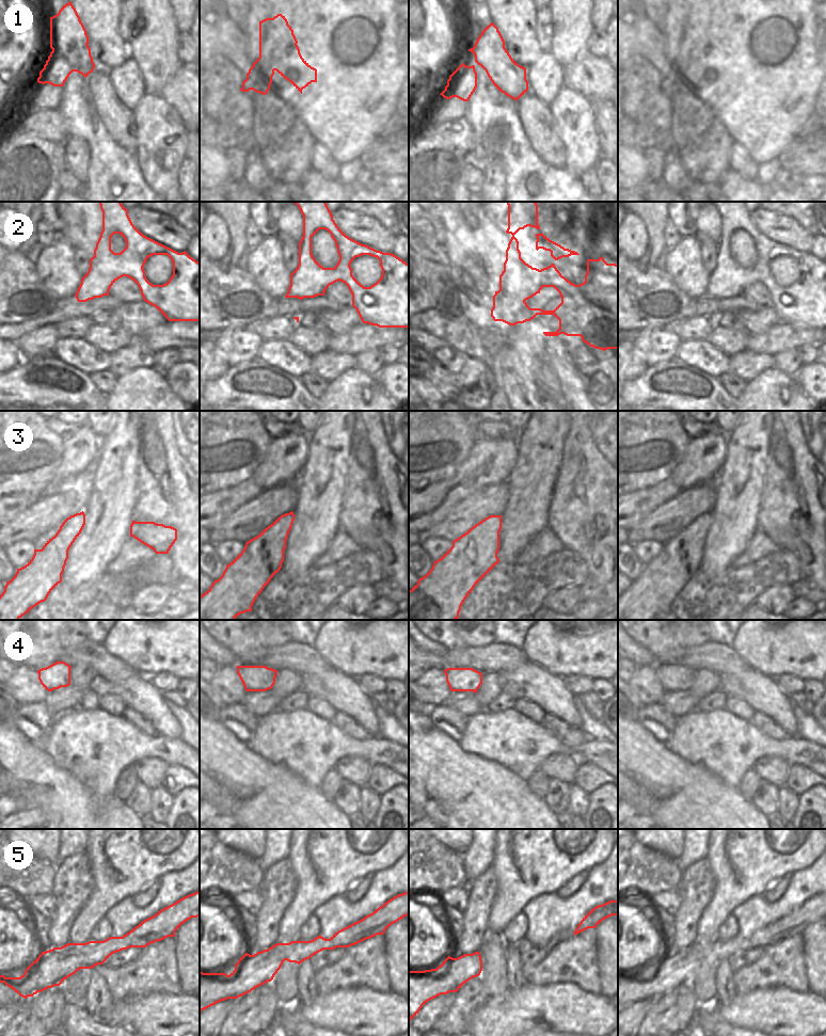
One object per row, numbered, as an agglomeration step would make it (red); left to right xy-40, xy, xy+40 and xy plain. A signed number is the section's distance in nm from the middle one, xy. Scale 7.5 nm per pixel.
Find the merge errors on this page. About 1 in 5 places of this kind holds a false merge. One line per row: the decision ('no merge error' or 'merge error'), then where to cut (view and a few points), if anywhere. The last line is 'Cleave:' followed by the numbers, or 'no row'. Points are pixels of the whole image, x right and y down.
1: merge error; cut in xy-40 along (80, 20), (74, 26), (79, 36), (75, 52)
2: no merge error; no cut
3: no merge error; no cut
4: no merge error; no cut
5: no merge error; no cut
Cleave: 1

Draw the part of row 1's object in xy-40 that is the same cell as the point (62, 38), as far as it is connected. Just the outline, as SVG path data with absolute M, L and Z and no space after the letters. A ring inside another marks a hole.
M70 1L63 5L57 15L50 17L50 48L64 57L74 71L86 78L95 68L89 45L79 52L72 49L80 41L80 36L74 34L74 26L79 25L80 21Z

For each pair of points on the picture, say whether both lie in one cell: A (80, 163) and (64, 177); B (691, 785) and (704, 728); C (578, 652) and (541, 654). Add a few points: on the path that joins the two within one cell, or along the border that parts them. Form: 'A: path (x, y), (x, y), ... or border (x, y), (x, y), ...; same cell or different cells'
A: border (65, 166), (81, 181), (85, 182); different cells
B: border (673, 752), (693, 763), (700, 763), (718, 776); different cells
C: path (569, 652), (551, 652); same cell

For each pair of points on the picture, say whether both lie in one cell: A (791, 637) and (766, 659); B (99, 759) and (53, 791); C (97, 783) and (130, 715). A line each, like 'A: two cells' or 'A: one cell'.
A: one cell
B: two cells
C: two cells

